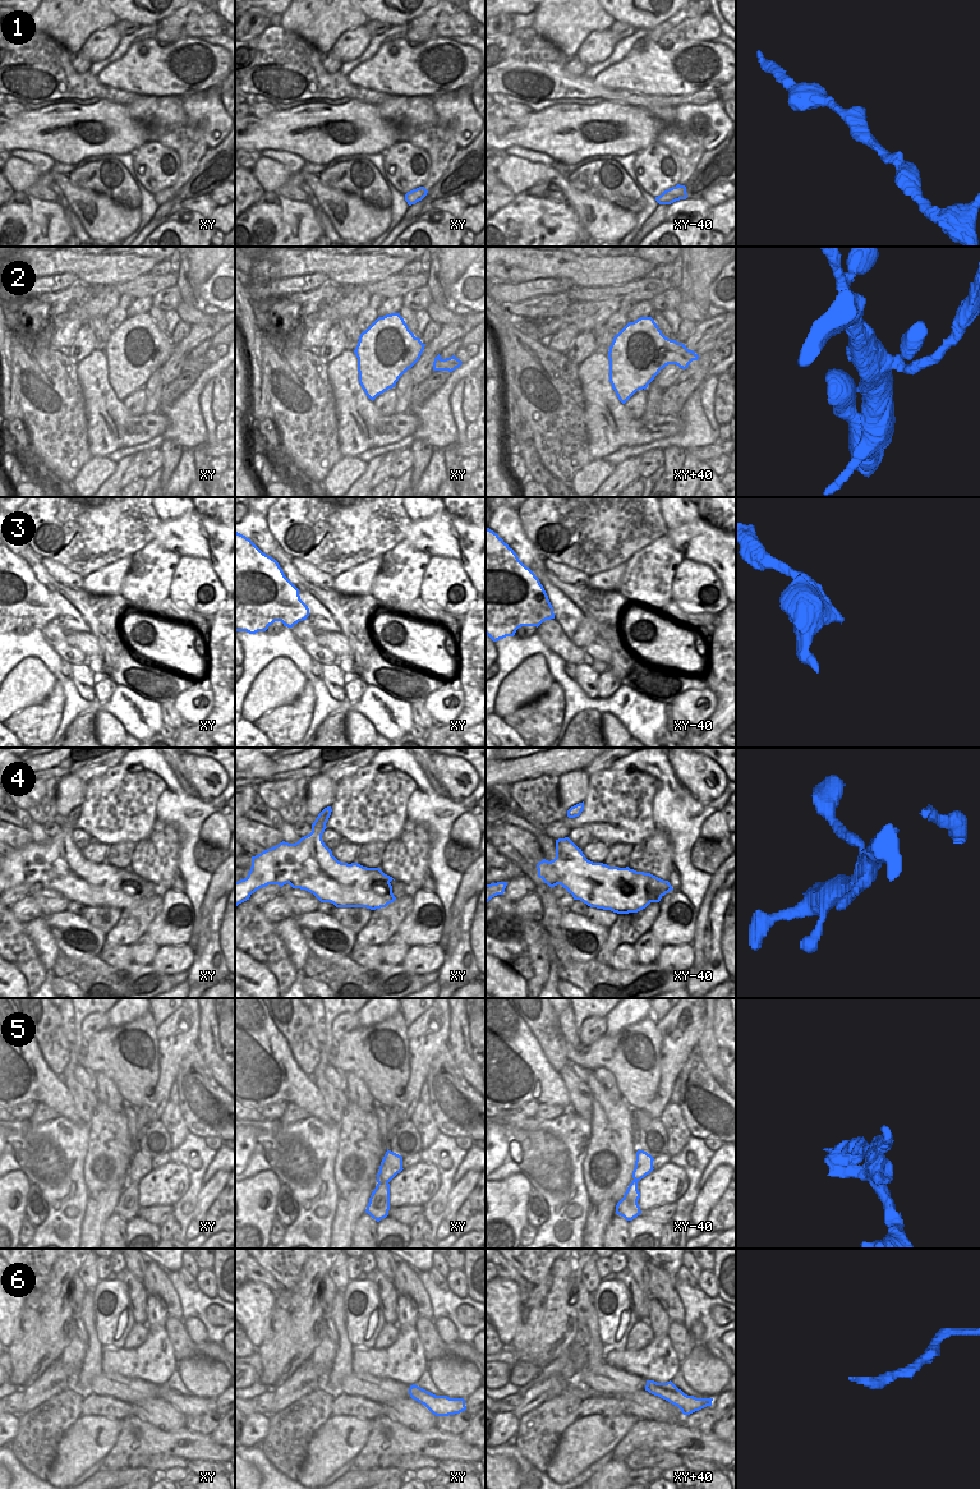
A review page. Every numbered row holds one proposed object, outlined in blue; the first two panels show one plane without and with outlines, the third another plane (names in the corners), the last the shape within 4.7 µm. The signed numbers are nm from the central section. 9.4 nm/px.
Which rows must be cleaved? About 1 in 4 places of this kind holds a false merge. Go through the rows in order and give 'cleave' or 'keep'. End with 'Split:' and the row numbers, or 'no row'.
1: keep
2: cleave
3: cleave
4: keep
5: cleave
6: keep
Split: 2, 3, 5

